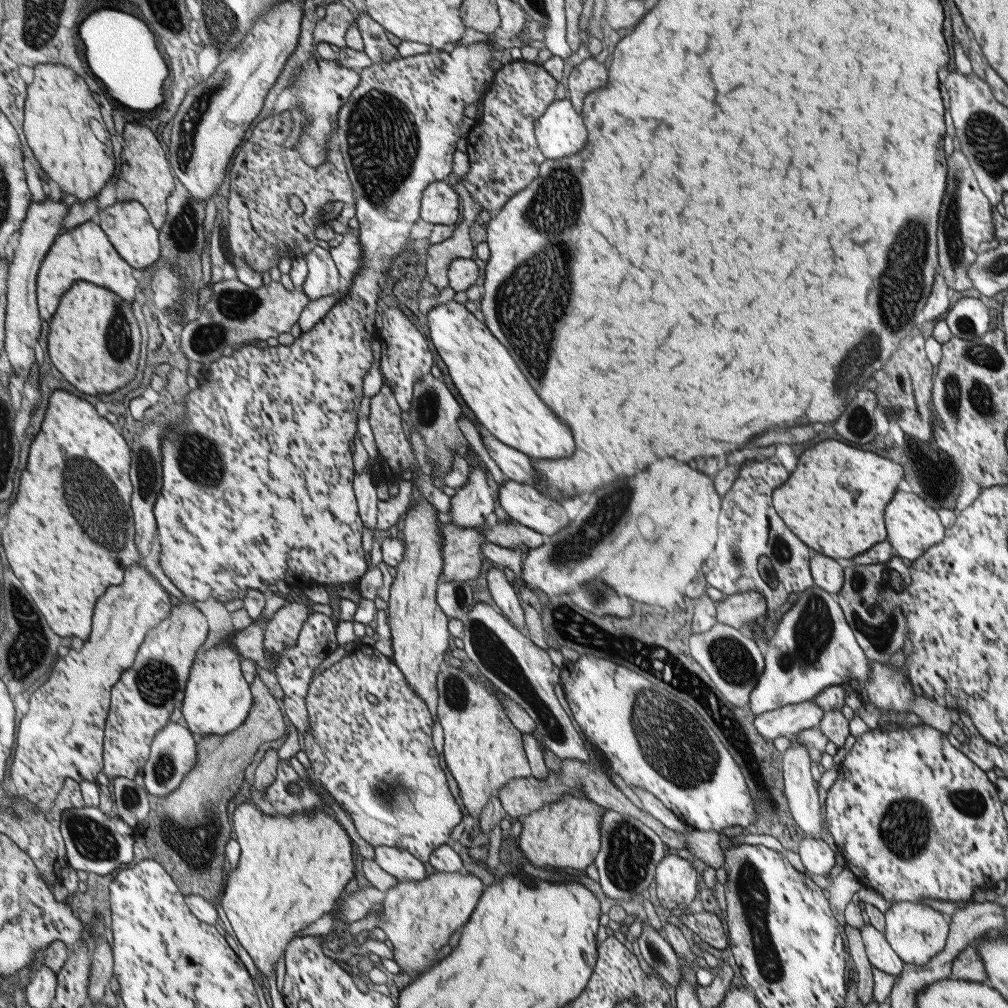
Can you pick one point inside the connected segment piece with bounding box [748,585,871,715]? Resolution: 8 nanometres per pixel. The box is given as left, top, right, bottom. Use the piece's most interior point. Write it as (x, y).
(813, 648)

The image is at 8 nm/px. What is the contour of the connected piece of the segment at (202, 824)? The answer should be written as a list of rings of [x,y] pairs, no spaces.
[[[258,676],[253,686],[255,708],[247,723],[239,730],[226,736],[210,734],[200,738],[199,764],[184,779],[183,786],[168,796],[151,795],[154,804],[153,814],[152,818],[148,820],[150,826],[145,835],[148,836],[148,844],[156,844],[156,860],[164,860],[164,856],[168,856],[168,860],[164,860],[164,864],[168,864],[168,868],[172,868],[173,874],[176,872],[176,876],[180,876],[178,883],[184,884],[182,889],[187,896],[196,896],[198,893],[200,896],[208,896],[208,900],[216,900],[216,904],[222,905],[230,875],[228,868],[224,868],[224,864],[228,864],[228,845],[236,834],[236,828],[232,828],[232,822],[230,822],[228,806],[242,790],[242,784],[244,784],[242,777],[246,774],[248,766],[254,764],[254,758],[258,756],[260,746],[264,742],[274,742],[274,740],[284,738],[289,729],[280,702],[274,700],[274,696],[270,694],[269,686],[263,682],[263,678]]]

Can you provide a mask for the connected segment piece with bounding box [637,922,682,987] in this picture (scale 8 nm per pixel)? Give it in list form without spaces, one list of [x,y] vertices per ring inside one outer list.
[[[645,923],[637,939],[641,954],[656,975],[660,975],[672,987],[678,987],[682,975],[682,962],[672,945],[654,927]]]

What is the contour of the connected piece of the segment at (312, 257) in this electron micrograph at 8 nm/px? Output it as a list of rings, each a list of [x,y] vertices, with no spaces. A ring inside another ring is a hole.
[[[320,245],[306,255],[310,274],[303,288],[312,301],[336,295],[345,288],[346,283],[335,257],[330,248],[326,250]]]

